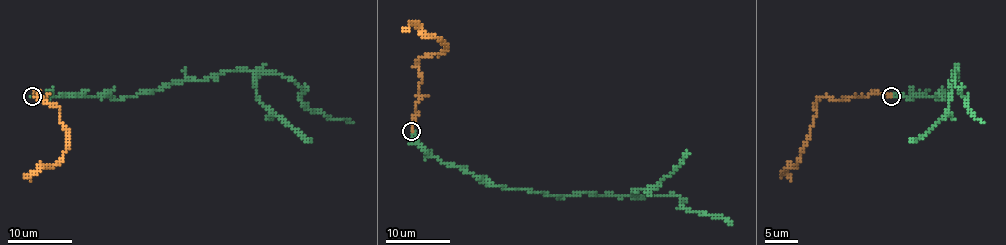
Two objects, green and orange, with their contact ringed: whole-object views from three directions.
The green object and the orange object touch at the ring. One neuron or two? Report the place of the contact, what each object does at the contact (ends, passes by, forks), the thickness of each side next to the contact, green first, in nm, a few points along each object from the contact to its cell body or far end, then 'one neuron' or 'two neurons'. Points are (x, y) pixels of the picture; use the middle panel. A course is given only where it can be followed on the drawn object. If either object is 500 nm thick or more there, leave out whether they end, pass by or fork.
at (411, 131); green ends there; orange ends there; 240 nm thick on the green side, 180 nm on the other; green runs (411, 132), (432, 156), (492, 185), (553, 196), (676, 195), (689, 211), (721, 216), (733, 224); orange runs (411, 132), (421, 80), (418, 61), (445, 51), (445, 43), (416, 24), (401, 30); two neurons

